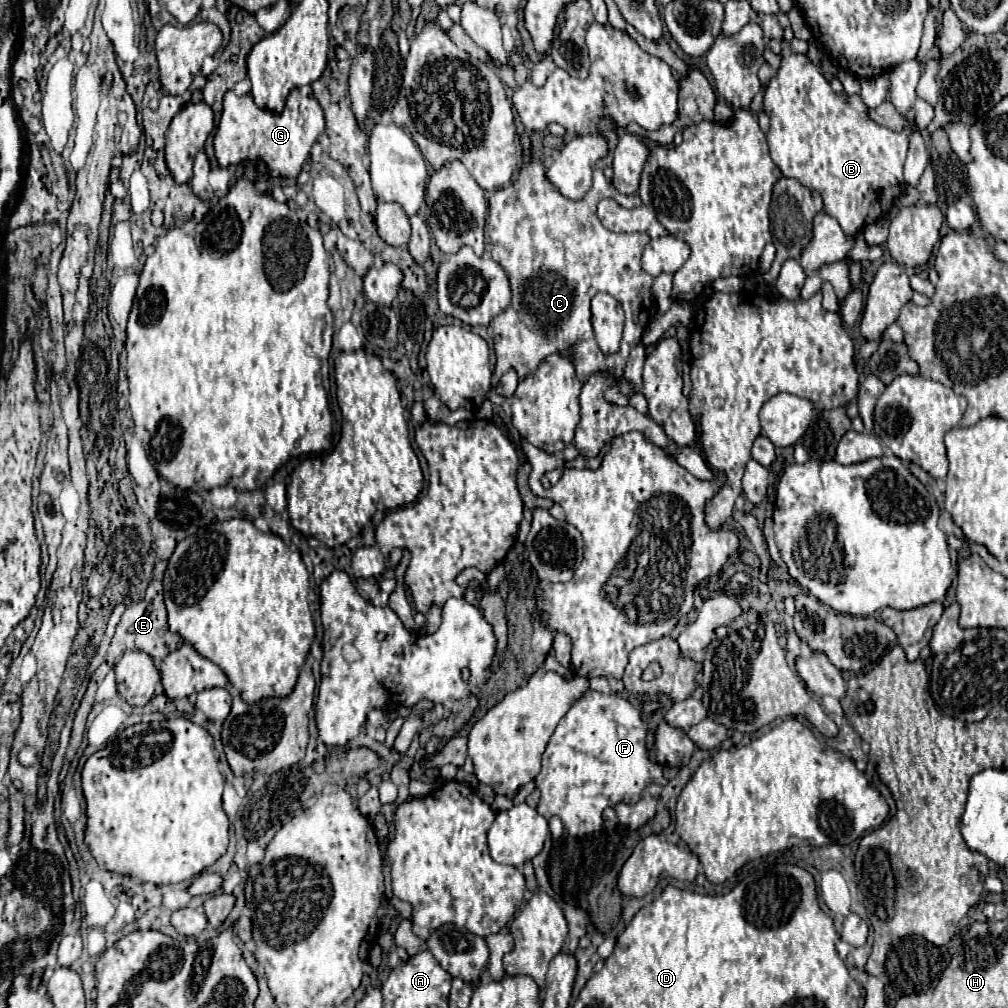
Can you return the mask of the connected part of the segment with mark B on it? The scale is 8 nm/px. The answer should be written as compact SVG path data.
M782 40L780 56L780 68L764 92L764 112L770 116L770 130L766 134L770 156L784 176L796 178L806 188L818 190L824 200L824 212L836 218L844 234L852 238L868 224L884 218L894 206L894 200L906 192L902 166L906 160L910 134L916 124L908 124L904 130L894 132L874 122L858 94L836 94L830 88L830 82L822 76L820 68L812 64L808 56L796 54L788 40Z

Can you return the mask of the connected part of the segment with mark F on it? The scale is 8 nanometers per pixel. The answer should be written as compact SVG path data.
M586 690L580 698L576 698L570 710L558 722L542 756L542 770L534 782L542 792L538 812L544 818L550 818L554 814L560 816L566 832L572 836L588 836L592 832L598 832L602 828L602 810L606 806L616 806L618 802L634 804L636 800L640 800L640 792L648 784L666 784L662 776L662 764L648 760L642 712L622 696L602 694L594 690Z

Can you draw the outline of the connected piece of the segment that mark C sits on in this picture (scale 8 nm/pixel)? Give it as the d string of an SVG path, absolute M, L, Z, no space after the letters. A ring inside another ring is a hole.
M532 156L520 170L516 182L500 188L498 192L492 194L490 198L490 208L488 208L488 238L490 238L490 254L492 260L498 262L512 284L512 304L508 312L502 312L492 320L494 328L494 352L496 352L496 370L494 370L491 384L495 386L495 380L500 380L504 370L518 370L520 380L526 374L532 374L538 364L552 352L562 352L564 348L572 346L574 348L574 366L576 374L582 382L586 382L590 376L598 372L608 372L614 380L622 378L624 366L628 360L630 350L640 342L646 324L650 318L656 314L656 304L652 298L652 284L654 278L642 270L642 254L644 248L650 242L648 234L614 234L608 232L598 216L596 216L596 204L602 198L612 198L622 206L638 208L642 206L642 200L638 194L624 196L622 192L616 192L614 186L610 186L604 178L604 168L596 166L594 176L592 176L592 186L580 200L568 200L562 196L552 182L546 176L546 164L542 158ZM598 292L608 292L614 296L626 314L626 324L624 324L624 338L620 344L620 350L608 358L602 358L602 352L596 344L592 322L590 322L590 300Z

